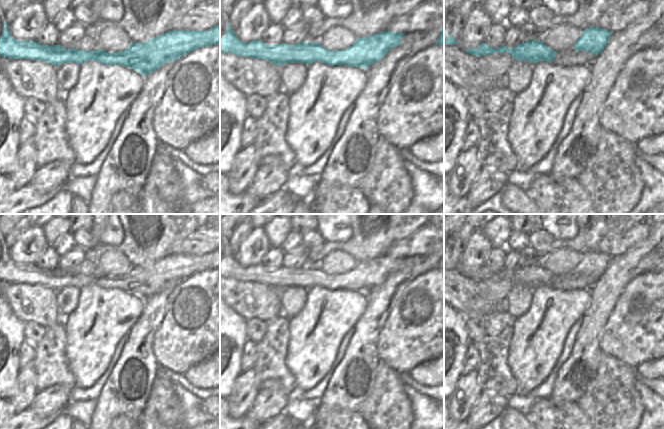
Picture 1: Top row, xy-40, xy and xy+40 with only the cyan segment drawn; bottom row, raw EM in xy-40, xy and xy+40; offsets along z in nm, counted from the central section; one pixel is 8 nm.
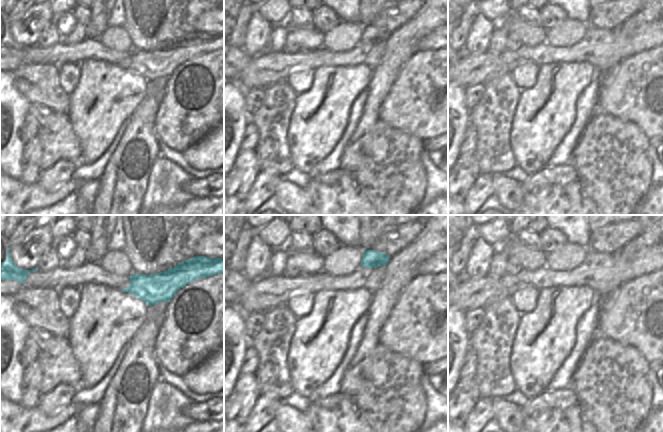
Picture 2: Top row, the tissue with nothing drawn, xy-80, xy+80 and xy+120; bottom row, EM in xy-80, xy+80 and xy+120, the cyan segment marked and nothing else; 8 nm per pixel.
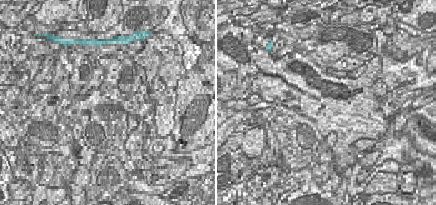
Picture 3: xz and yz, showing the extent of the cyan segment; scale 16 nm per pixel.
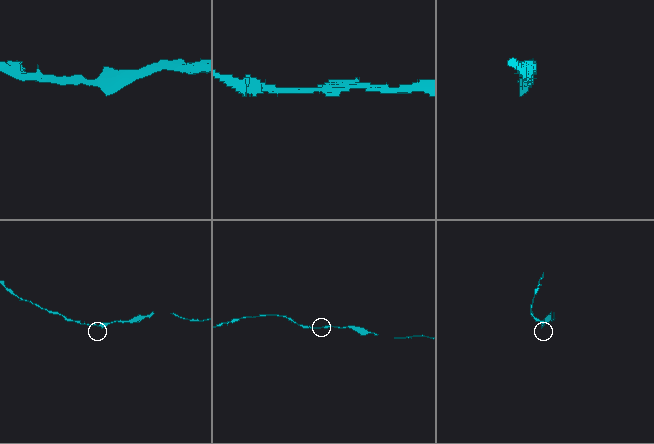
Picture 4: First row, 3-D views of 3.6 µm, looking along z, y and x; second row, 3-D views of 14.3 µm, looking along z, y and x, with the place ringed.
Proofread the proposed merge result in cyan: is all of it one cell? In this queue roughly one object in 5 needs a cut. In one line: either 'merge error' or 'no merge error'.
no merge error

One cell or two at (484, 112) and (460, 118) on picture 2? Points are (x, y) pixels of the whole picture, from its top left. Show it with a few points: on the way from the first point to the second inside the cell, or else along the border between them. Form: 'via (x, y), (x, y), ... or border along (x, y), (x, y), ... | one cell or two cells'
border along (469, 110), (470, 123) | two cells

